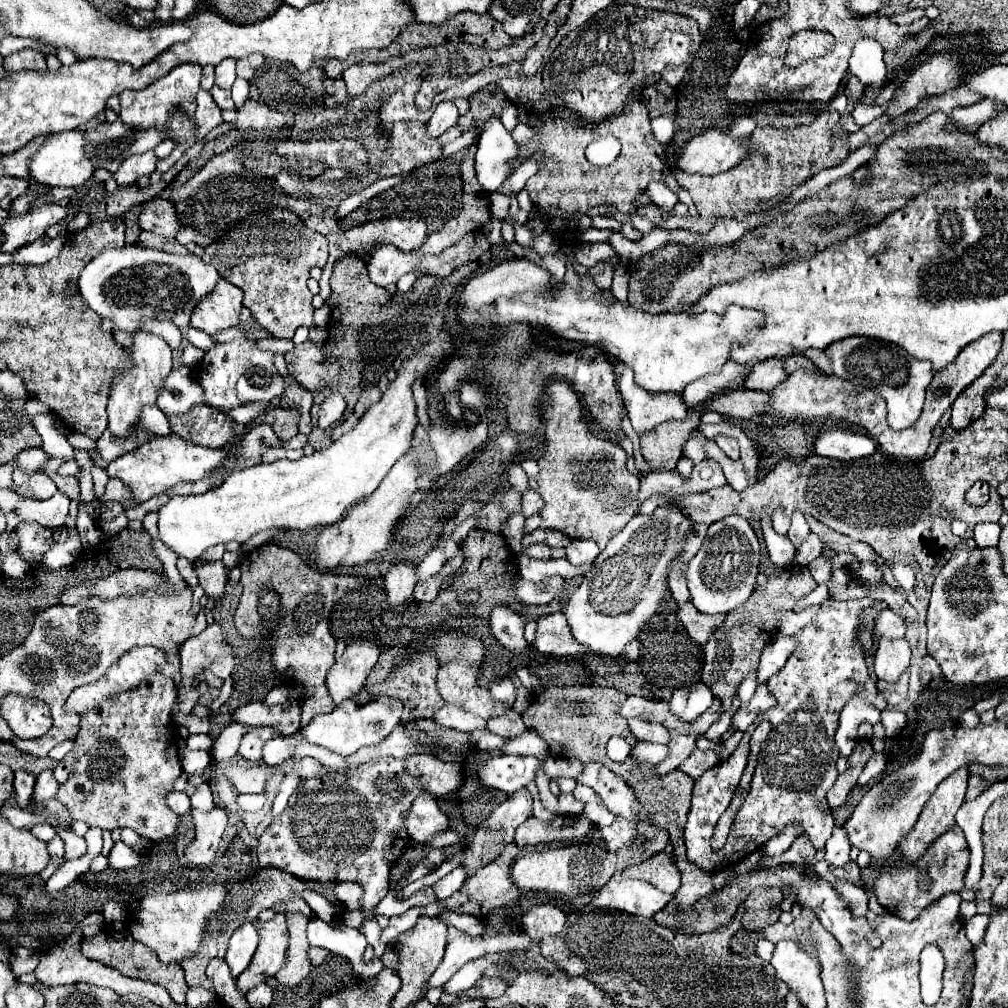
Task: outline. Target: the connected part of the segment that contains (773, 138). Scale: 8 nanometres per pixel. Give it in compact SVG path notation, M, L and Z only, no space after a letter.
M765 104L763 110L753 114L759 120L759 126L749 136L751 156L743 160L739 166L717 176L699 176L683 170L675 172L679 186L691 192L693 204L701 216L731 218L735 214L747 212L755 208L759 202L769 200L781 194L783 190L805 182L813 174L841 164L849 156L849 132L843 130L841 116L837 112L825 112L807 126L779 130L769 126L771 116L775 114L777 110L771 104Z

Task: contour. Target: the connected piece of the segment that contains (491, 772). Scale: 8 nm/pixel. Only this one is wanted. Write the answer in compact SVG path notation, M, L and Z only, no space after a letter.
M493 756L479 768L479 780L487 788L495 788L507 794L517 792L519 788L533 782L537 772L535 756Z

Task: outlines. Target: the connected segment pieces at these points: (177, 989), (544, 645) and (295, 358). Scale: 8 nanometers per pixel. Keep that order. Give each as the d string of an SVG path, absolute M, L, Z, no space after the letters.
M103 926L97 936L83 938L83 946L81 948L83 948L83 956L85 958L101 962L101 964L105 964L109 968L115 968L123 976L159 984L159 986L163 986L169 992L169 996L177 1004L185 1004L187 982L183 978L183 968L179 964L163 964L163 962L159 962L157 954L153 950L147 950L147 946L143 946L141 942L135 942L127 930L115 930L113 926Z
M563 612L537 618L537 634L533 640L533 648L539 650L541 654L553 654L553 656L587 654L587 650L583 650L583 646L579 646L571 638Z
M309 340L287 352L285 362L287 372L311 392L329 384L339 372L339 364L335 360L325 358L323 348L317 348Z

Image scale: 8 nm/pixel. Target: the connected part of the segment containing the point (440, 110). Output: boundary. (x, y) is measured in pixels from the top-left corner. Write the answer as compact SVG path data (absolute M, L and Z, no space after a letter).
M451 100L439 102L437 108L435 108L435 114L431 116L431 120L427 124L427 134L431 138L441 136L447 128L451 128L457 122L457 118L459 118L459 112L457 112L457 108Z

